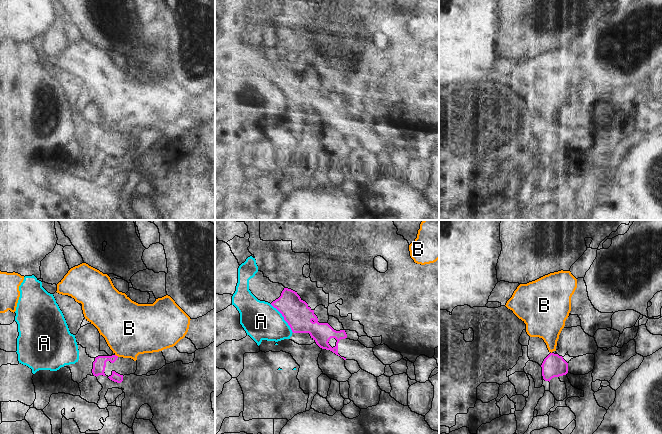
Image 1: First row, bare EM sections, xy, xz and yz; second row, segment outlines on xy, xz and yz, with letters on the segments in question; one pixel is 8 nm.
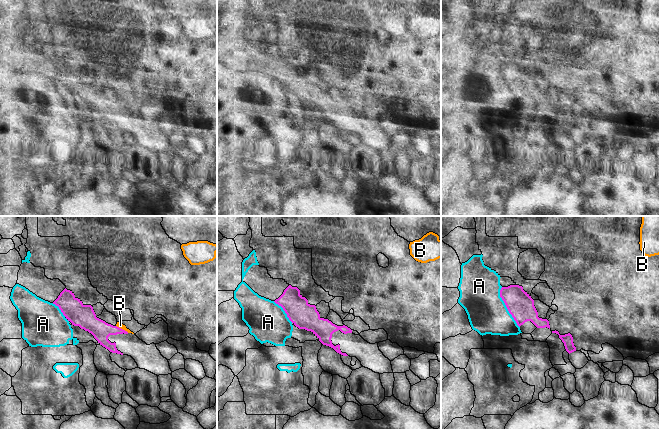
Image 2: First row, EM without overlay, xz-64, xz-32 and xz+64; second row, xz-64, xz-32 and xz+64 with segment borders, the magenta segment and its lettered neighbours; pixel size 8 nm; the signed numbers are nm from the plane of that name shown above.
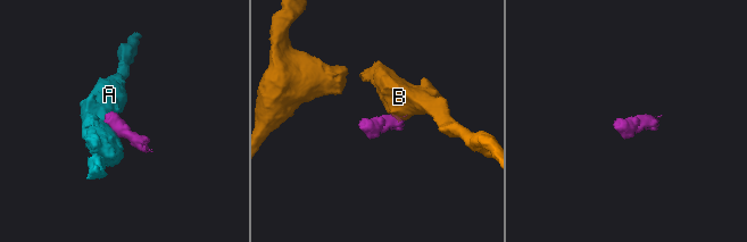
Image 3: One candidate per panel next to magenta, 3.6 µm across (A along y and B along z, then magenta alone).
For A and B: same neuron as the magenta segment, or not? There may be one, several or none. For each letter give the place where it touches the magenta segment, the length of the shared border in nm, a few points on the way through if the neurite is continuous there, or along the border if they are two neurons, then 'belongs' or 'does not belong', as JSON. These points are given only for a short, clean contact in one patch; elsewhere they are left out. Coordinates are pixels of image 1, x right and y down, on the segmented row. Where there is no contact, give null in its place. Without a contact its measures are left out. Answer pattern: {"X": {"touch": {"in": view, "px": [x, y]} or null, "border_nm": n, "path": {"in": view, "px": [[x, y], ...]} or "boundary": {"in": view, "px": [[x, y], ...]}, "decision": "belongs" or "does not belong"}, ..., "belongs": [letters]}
{"A": {"touch": {"in": "xz", "px": [284, 318]}, "border_nm": 300, "boundary": {"in": "xz", "px": [[270, 304], [281, 314], [293, 332]]}, "decision": "does not belong"}, "B": {"touch": {"in": "xy", "px": [117, 356]}, "border_nm": 40, "boundary": {"in": "xy", "px": [[115, 354], [118, 356]]}, "decision": "does not belong"}, "belongs": []}

